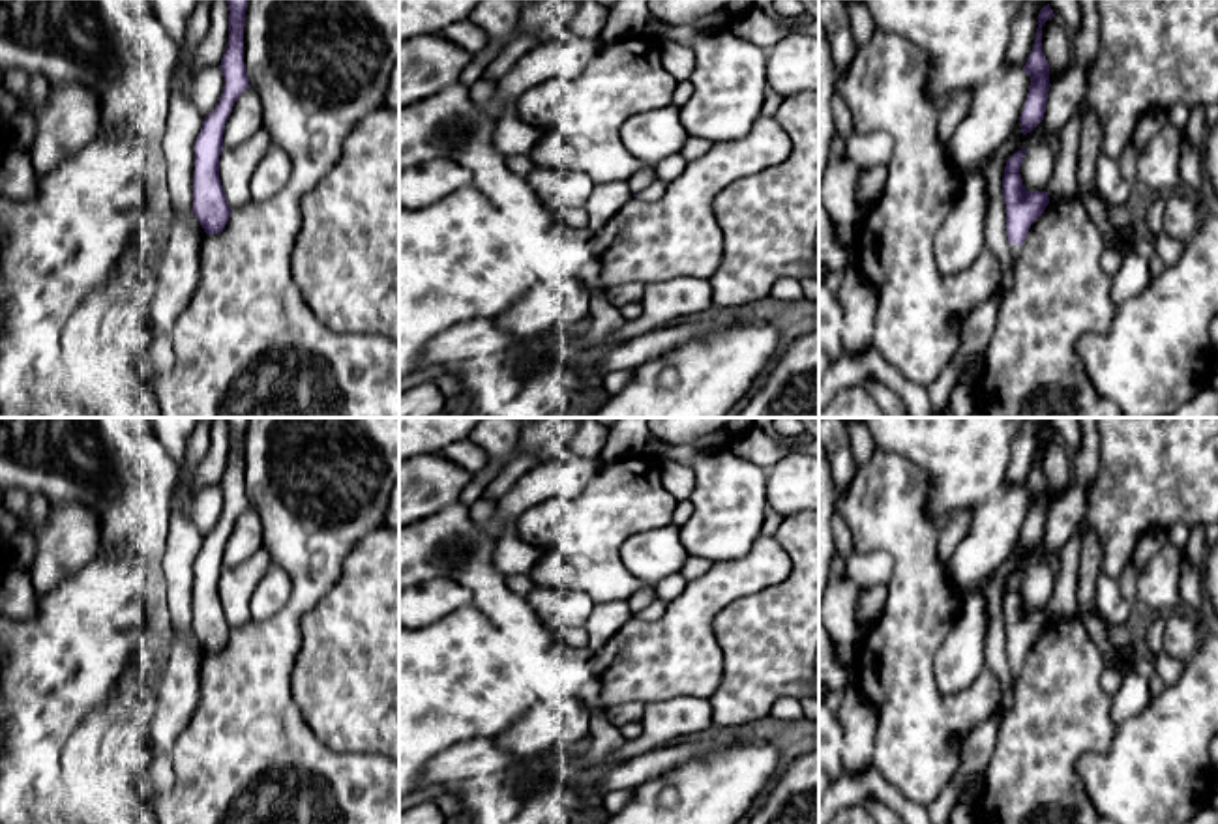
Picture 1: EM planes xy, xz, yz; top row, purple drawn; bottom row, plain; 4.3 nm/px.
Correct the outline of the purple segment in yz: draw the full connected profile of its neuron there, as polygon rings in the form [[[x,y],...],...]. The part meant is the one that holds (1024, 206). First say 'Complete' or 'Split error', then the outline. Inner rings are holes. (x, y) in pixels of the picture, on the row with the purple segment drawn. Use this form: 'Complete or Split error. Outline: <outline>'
Split error. Outline: [[[1017,150],[1004,167],[1003,197],[1006,204],[1006,234],[1014,264],[1021,253],[1031,225],[1049,204],[1046,191],[1027,191],[1019,174],[1027,150]]]

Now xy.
Complete. Outline: [[[227,0],[229,4],[229,43],[221,58],[225,77],[219,105],[204,116],[201,133],[195,140],[193,172],[193,213],[206,234],[223,232],[230,206],[219,180],[219,155],[223,150],[225,124],[232,112],[234,101],[249,88],[244,64],[244,26],[247,0]]]

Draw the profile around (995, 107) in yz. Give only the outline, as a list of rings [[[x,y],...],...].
[[[1001,69],[974,90],[969,114],[946,142],[959,170],[971,170],[1012,137],[1029,86],[1031,77],[1023,69]]]

